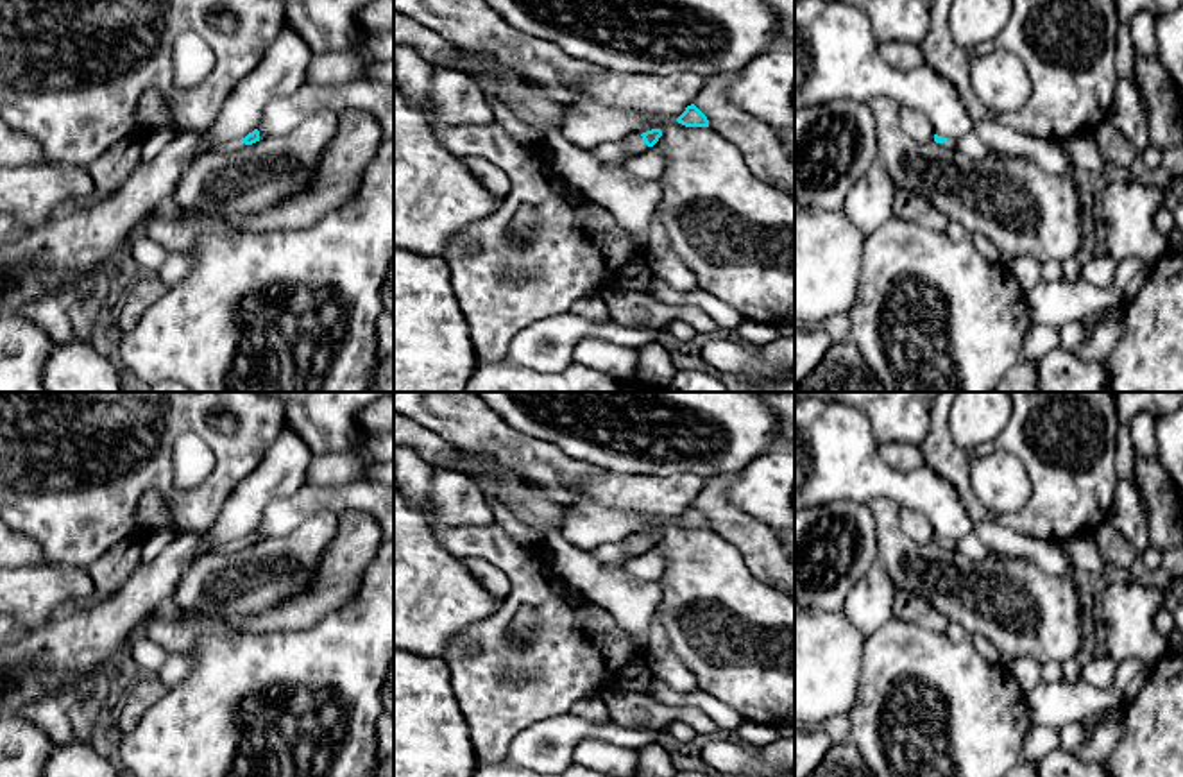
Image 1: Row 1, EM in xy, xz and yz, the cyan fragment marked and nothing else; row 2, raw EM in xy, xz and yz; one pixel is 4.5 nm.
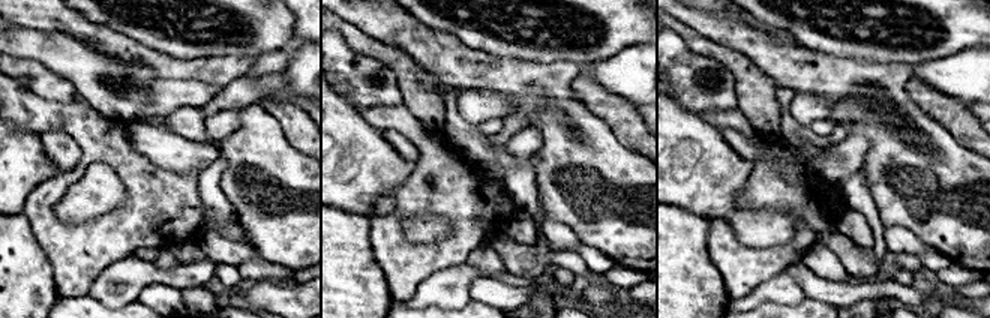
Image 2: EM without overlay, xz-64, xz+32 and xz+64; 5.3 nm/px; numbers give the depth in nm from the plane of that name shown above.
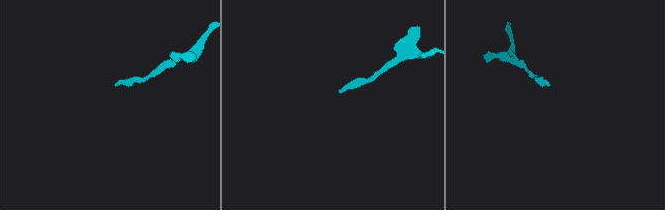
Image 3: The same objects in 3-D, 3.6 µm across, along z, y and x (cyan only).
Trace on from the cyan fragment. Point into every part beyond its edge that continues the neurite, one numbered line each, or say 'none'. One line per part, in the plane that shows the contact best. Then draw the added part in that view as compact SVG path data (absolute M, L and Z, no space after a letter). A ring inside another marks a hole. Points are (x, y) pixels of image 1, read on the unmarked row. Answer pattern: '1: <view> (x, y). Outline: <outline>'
1: xz (634, 545). Outline: M637 534L637 535L632 535L625 541L625 551L626 551L626 557L635 557L635 555L641 555L648 550L648 546L644 544L643 537Z

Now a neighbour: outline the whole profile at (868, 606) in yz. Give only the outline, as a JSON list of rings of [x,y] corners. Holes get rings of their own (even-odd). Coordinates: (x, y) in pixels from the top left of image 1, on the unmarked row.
[[[877,560],[852,585],[841,612],[864,636],[877,632],[888,619],[893,618],[893,602],[898,591]]]

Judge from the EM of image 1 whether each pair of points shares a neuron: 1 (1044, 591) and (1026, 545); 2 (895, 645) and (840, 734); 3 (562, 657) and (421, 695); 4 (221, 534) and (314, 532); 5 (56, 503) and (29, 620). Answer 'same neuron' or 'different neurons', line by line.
1: different neurons
2: different neurons
3: different neurons
4: different neurons
5: different neurons

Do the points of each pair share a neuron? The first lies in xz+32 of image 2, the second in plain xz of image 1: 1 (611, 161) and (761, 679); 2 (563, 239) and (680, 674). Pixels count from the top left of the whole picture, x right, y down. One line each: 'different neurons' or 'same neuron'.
1: same neuron
2: same neuron

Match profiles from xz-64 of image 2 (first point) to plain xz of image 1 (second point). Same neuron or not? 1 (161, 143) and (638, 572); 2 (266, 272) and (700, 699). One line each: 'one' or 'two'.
1: two
2: two

